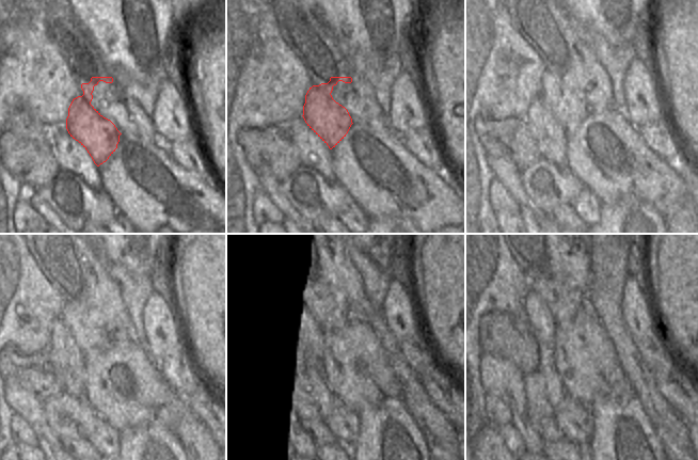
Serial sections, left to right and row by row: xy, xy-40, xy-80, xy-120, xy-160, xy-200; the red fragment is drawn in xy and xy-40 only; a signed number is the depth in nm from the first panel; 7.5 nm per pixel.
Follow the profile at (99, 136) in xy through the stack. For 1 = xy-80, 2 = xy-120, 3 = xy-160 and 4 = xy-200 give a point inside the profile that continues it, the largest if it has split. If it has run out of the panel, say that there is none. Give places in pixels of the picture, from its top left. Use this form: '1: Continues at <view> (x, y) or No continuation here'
1: Continues at xy-80 (570, 111)
2: Continues at xy-120 (75, 318)
3: Continues at xy-160 (319, 318)
4: Continues at xy-200 (565, 319)

